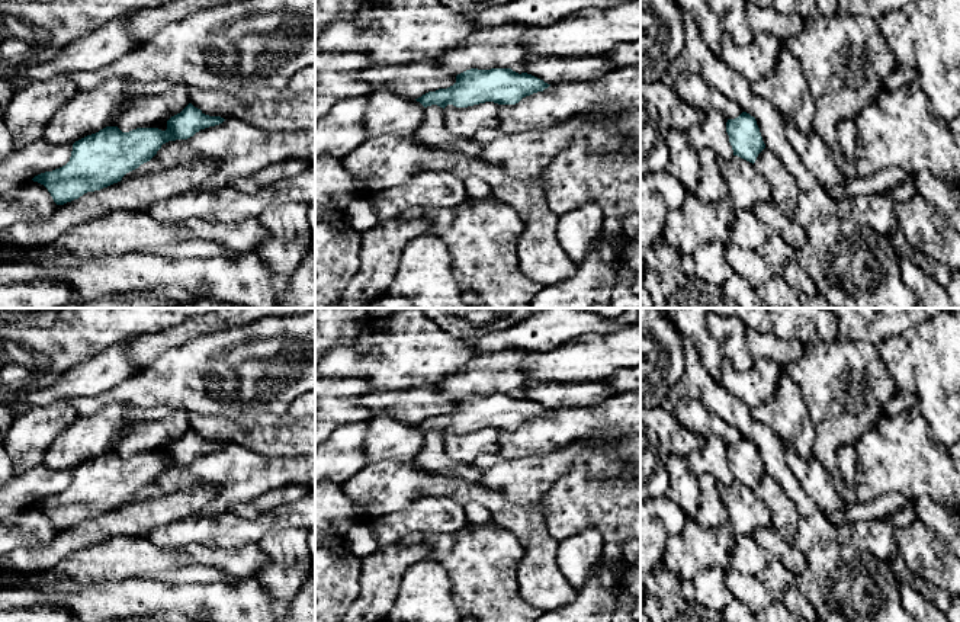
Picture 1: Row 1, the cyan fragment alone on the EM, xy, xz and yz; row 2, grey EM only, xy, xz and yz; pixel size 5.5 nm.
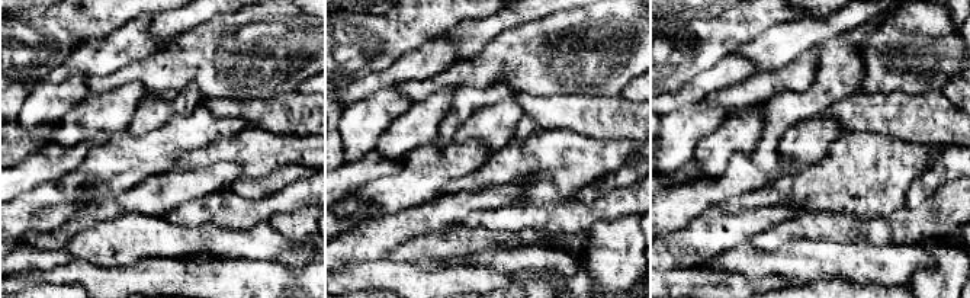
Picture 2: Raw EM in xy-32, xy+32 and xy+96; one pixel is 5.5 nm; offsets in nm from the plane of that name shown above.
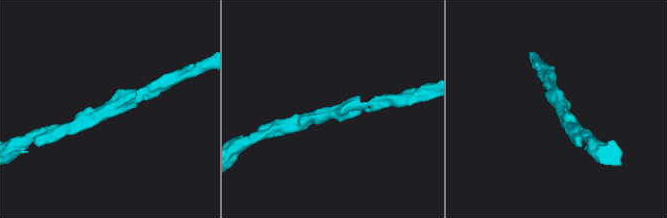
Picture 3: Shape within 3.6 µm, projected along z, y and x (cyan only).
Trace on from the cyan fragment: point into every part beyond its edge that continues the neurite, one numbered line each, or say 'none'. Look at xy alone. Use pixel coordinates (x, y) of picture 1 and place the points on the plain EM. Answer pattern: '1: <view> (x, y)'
none

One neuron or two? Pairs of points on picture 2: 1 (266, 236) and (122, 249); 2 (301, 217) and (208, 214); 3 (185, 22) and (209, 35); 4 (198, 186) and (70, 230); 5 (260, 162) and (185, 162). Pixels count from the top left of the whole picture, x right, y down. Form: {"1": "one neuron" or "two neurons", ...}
{"1": "one neuron", "2": "two neurons", "3": "two neurons", "4": "one neuron", "5": "one neuron"}

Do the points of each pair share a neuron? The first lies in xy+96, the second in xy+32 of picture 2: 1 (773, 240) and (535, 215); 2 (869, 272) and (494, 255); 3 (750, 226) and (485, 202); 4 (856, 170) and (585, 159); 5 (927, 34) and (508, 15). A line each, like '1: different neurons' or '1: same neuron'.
1: same neuron
2: same neuron
3: same neuron
4: same neuron
5: different neurons

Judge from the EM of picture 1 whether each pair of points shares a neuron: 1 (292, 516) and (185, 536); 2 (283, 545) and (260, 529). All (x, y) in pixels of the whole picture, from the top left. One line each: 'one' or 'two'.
1: one
2: two

